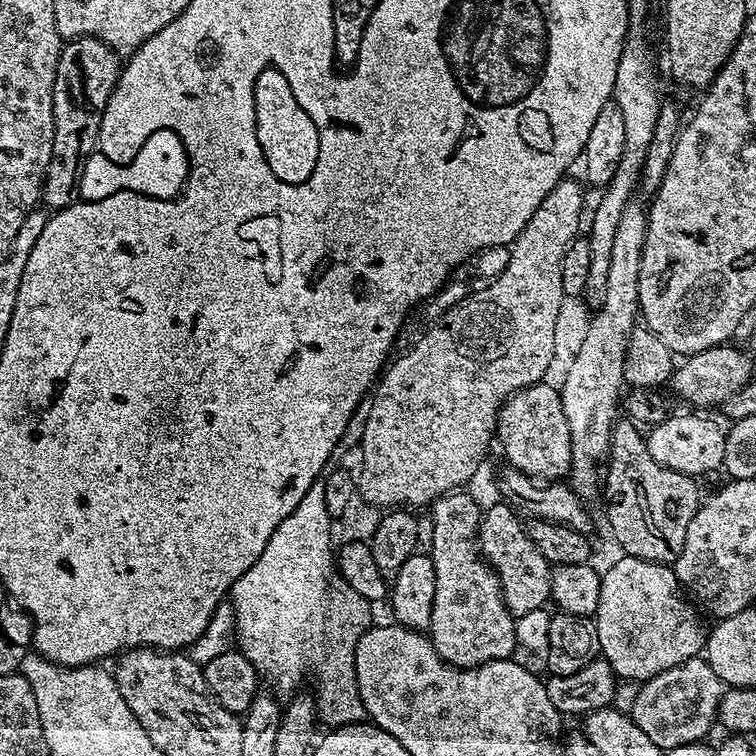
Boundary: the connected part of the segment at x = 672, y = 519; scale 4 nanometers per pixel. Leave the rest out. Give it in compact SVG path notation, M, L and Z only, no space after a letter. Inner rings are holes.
M617 419L602 472L602 500L608 503L608 528L623 555L675 565L686 546L686 530L702 503L696 484L697 477L654 462L645 433L633 421Z

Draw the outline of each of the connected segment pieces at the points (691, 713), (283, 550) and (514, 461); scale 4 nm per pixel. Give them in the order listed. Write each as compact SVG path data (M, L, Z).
M699 656L643 681L630 715L650 740L667 752L676 746L699 743L707 737L712 726L715 727L723 693L721 678L706 658Z
M317 478L310 490L306 490L302 502L298 502L294 514L290 514L290 518L286 518L282 526L274 530L274 534L270 534L266 550L258 554L258 562L254 562L254 566L250 566L250 570L246 570L246 574L234 582L230 603L236 615L235 647L256 667L257 673L267 683L269 680L276 684L277 693L287 694L295 693L299 689L296 687L300 679L308 675L317 717L332 728L341 728L343 724L359 724L366 716L356 681L356 644L373 623L373 605L362 598L362 594L354 594L354 590L350 590L343 580L334 578L334 517L326 510L323 485L323 479Z
M548 383L531 384L509 396L496 415L494 436L498 444L500 440L500 448L511 467L537 482L560 482L572 469L570 426L562 410L559 387Z

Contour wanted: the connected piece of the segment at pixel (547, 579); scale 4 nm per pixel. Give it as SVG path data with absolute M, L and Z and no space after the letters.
M507 502L499 503L483 509L478 543L481 556L496 571L502 598L515 618L544 608L551 601L553 565L542 558L542 550L538 550L538 546L534 546L534 542L528 537L525 521L516 517L517 509Z

